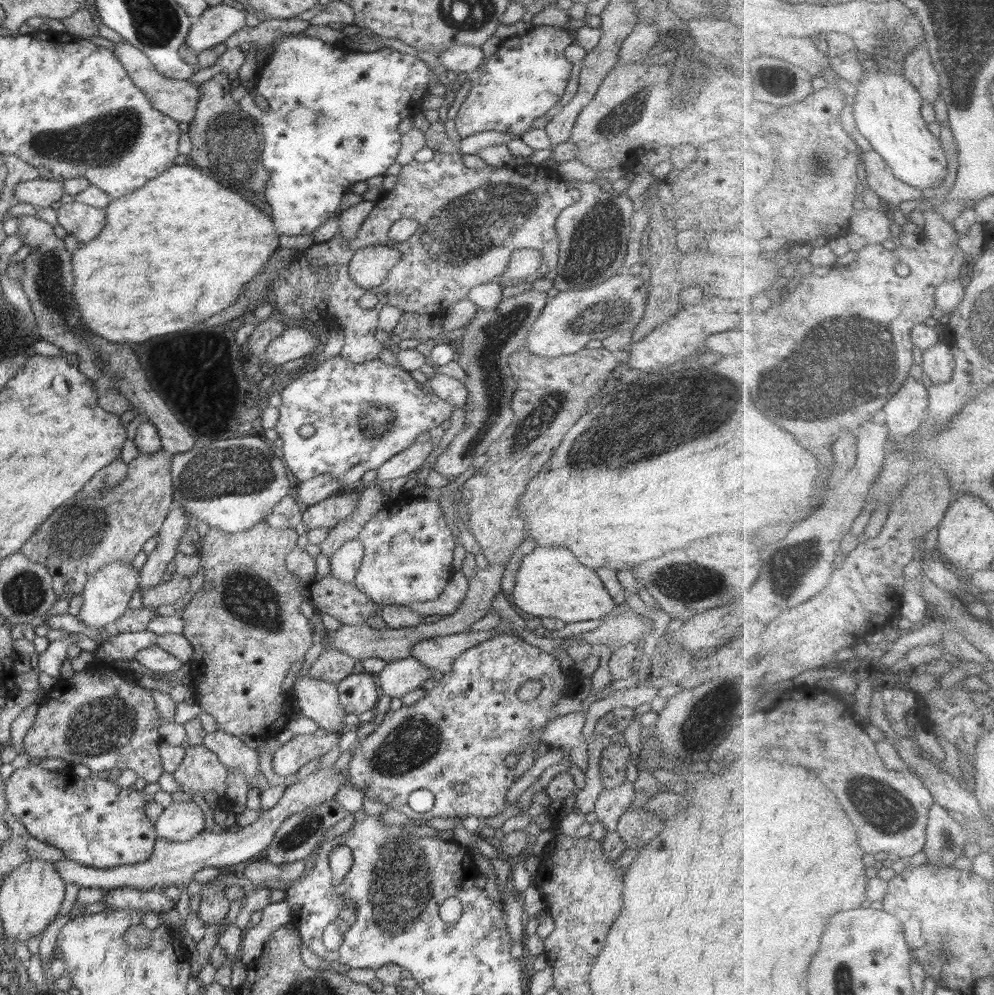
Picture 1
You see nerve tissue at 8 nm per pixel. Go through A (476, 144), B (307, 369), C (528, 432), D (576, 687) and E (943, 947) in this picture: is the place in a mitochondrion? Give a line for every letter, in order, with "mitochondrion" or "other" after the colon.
A: other
B: other
C: mitochondrion
D: other
E: mitochondrion

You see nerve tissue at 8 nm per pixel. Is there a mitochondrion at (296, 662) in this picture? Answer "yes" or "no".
no

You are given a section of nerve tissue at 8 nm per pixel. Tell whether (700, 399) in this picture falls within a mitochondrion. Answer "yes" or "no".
yes

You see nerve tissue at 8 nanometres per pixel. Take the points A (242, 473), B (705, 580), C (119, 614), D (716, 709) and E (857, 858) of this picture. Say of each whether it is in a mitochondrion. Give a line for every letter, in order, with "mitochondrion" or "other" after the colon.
A: mitochondrion
B: mitochondrion
C: other
D: other
E: other

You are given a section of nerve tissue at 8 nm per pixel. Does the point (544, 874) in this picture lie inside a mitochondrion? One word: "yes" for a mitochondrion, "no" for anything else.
no

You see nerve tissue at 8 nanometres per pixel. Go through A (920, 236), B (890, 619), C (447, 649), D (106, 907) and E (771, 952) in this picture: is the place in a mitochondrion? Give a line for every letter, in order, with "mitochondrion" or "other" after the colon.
A: other
B: other
C: other
D: other
E: other

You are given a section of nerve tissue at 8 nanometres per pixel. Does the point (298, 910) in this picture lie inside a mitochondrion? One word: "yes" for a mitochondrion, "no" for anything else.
no

